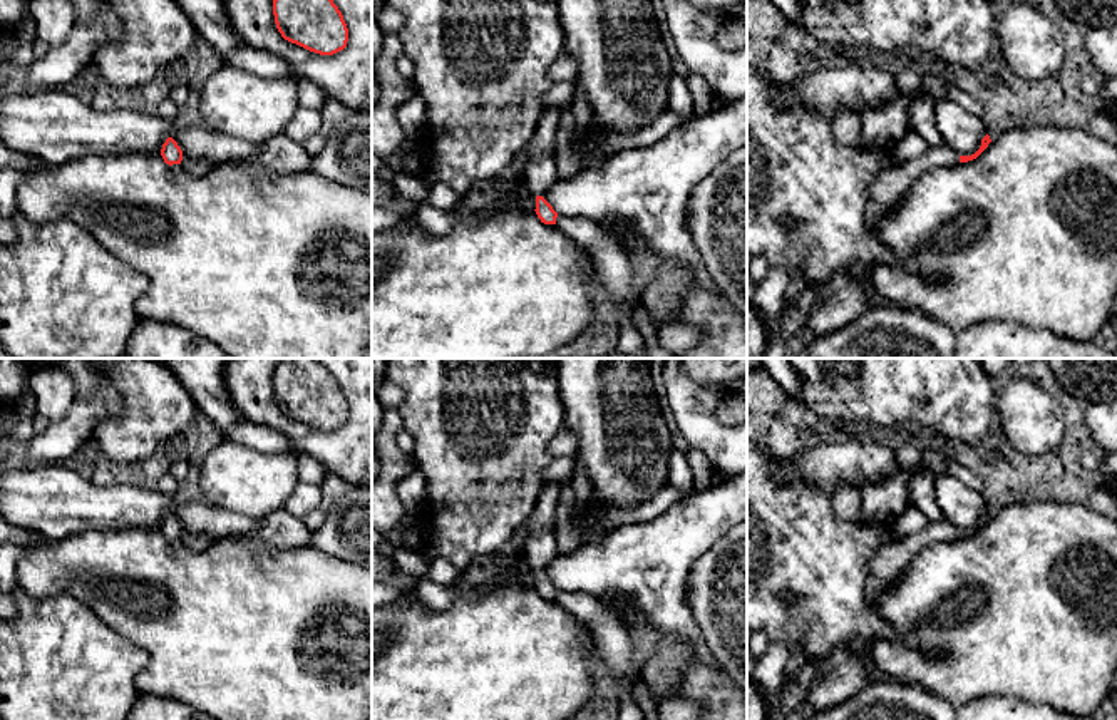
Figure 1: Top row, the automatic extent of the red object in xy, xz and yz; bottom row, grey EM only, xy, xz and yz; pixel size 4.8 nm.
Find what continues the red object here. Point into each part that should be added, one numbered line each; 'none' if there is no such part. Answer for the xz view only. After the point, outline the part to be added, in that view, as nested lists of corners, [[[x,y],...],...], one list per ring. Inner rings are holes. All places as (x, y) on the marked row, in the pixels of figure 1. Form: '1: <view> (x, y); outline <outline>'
1: xz (540, 174); outline [[[543,154],[531,157],[522,172],[522,181],[533,196],[544,196],[558,181],[554,156]]]

